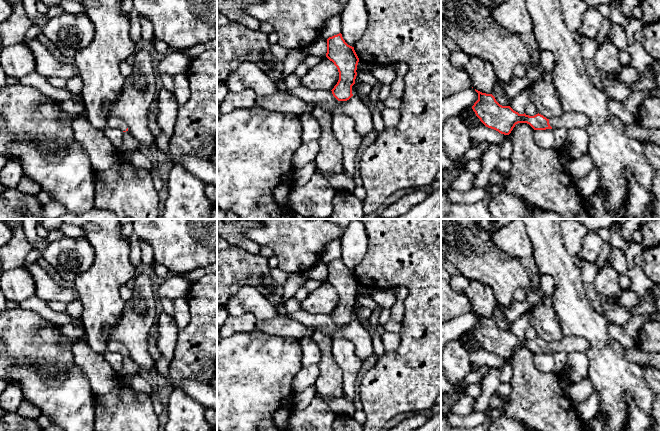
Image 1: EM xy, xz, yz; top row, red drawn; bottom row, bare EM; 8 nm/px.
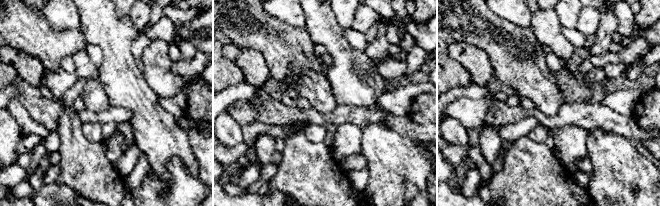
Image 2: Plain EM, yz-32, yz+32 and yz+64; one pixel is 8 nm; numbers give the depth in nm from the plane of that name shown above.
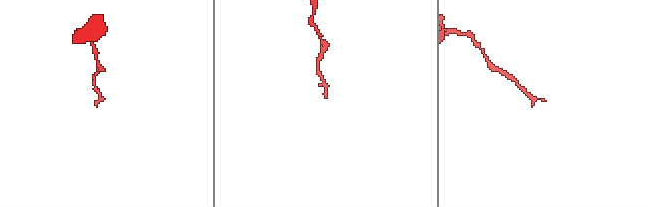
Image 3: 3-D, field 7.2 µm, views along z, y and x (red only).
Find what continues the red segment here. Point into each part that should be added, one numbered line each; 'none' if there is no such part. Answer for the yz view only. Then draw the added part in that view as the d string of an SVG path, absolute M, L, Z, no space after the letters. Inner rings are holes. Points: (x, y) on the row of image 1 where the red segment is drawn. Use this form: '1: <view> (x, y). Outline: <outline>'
1: yz (568, 120). Outline: M564 112L560 117L552 118L549 120L552 129L565 128L570 130L572 128L586 129L590 124L589 118L576 112Z

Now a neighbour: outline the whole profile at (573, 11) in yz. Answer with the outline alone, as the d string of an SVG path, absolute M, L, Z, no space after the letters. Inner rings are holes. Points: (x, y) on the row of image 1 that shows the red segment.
M562 0L561 9L567 27L572 31L580 30L588 4L584 0Z

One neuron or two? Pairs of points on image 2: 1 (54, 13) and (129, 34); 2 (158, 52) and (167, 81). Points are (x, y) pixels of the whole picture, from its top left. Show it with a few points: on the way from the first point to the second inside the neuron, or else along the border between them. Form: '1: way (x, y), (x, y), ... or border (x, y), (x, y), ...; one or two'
1: border (77, 10), (79, 14), (79, 28); two
2: way (158, 59), (158, 72), (160, 74); one

